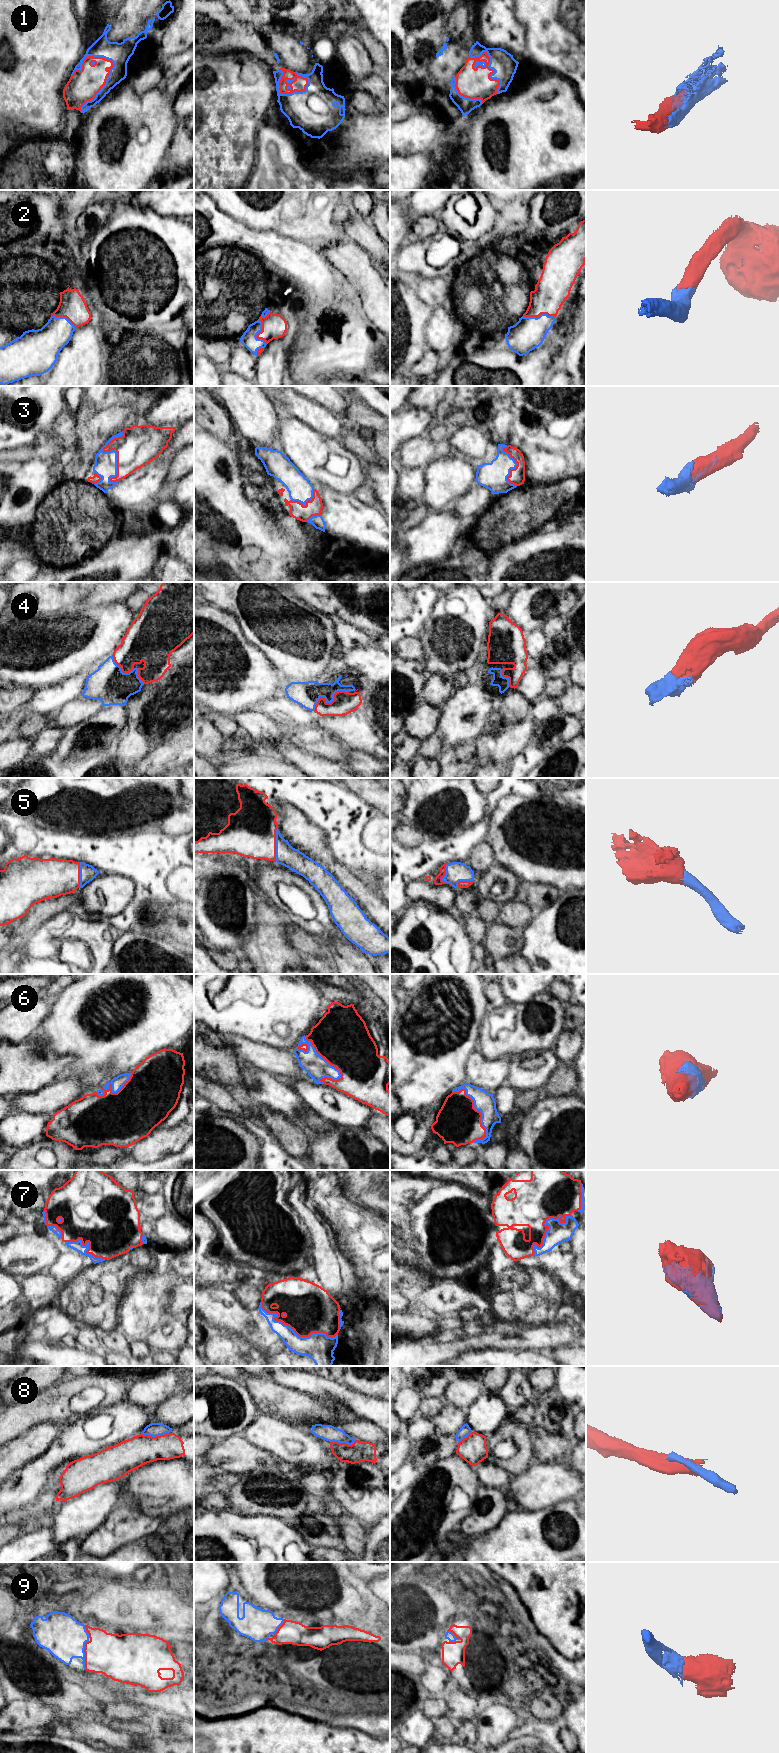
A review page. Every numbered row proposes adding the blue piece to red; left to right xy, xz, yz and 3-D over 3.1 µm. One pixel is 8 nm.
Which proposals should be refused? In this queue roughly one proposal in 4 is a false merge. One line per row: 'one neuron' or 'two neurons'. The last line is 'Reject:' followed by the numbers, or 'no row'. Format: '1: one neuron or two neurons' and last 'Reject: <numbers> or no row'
1: one neuron
2: one neuron
3: one neuron
4: one neuron
5: one neuron
6: one neuron
7: one neuron
8: two neurons
9: one neuron
Reject: 8

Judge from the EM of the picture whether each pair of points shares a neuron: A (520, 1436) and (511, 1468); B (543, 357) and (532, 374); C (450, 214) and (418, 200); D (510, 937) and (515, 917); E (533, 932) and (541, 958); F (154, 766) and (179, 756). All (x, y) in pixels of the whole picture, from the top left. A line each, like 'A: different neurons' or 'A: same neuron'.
A: same neuron
B: same neuron
C: different neurons
D: different neurons
E: same neuron
F: same neuron

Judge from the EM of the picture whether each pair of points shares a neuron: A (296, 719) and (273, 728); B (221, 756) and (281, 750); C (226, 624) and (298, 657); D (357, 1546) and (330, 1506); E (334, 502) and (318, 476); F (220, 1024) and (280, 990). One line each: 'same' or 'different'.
A: different
B: different
C: different
D: same
E: different
F: same

